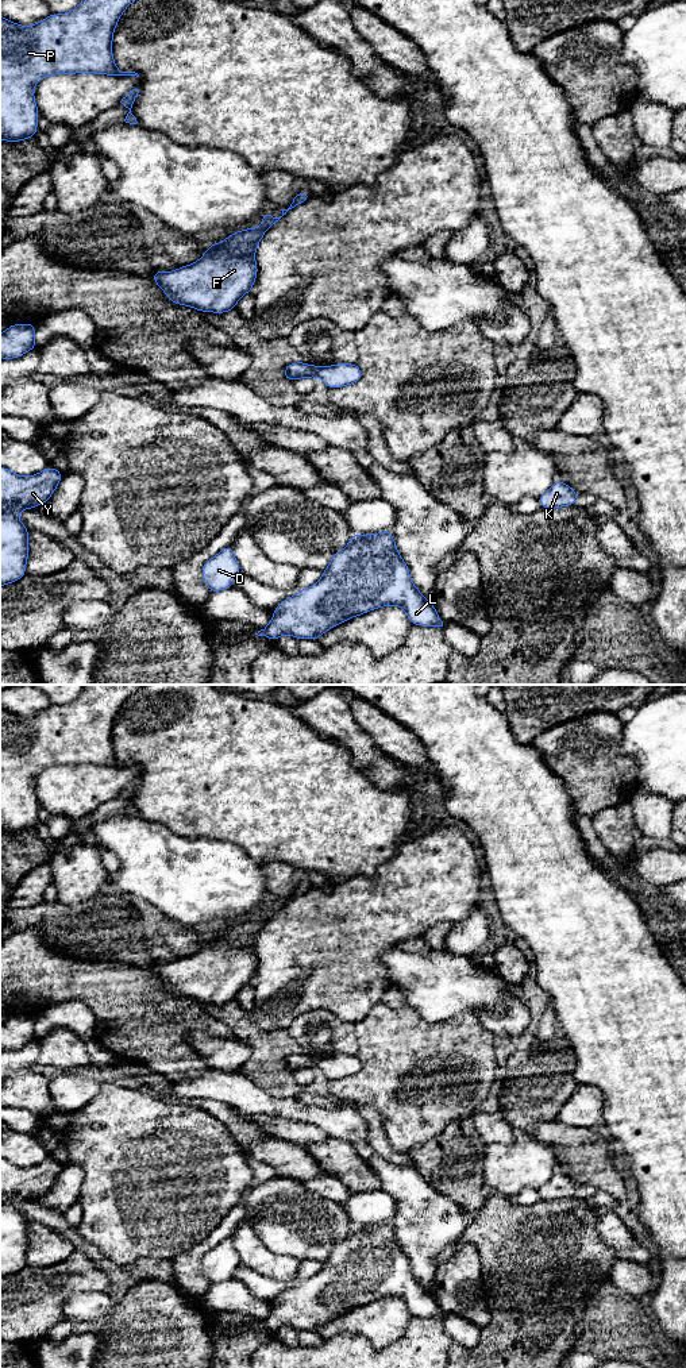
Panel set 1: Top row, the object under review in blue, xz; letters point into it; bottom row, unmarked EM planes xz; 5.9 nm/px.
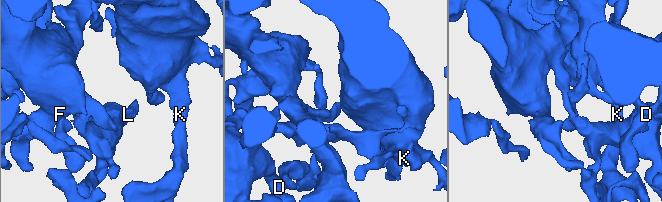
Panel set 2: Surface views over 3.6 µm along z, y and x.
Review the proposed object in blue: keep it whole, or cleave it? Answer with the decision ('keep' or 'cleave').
keep

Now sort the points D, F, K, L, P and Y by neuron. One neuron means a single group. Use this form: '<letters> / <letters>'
D F K L P Y

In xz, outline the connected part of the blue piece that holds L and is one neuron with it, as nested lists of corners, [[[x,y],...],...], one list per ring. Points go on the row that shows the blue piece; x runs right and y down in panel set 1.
[[[392,531],[351,533],[350,543],[334,554],[320,581],[274,606],[270,624],[257,635],[271,641],[282,635],[294,636],[297,640],[317,640],[331,628],[388,605],[402,608],[412,625],[443,627],[433,604],[413,585],[409,567],[397,550]]]

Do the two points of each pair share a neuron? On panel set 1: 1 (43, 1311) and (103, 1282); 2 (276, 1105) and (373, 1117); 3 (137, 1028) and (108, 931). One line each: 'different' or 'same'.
1: same
2: different
3: different

